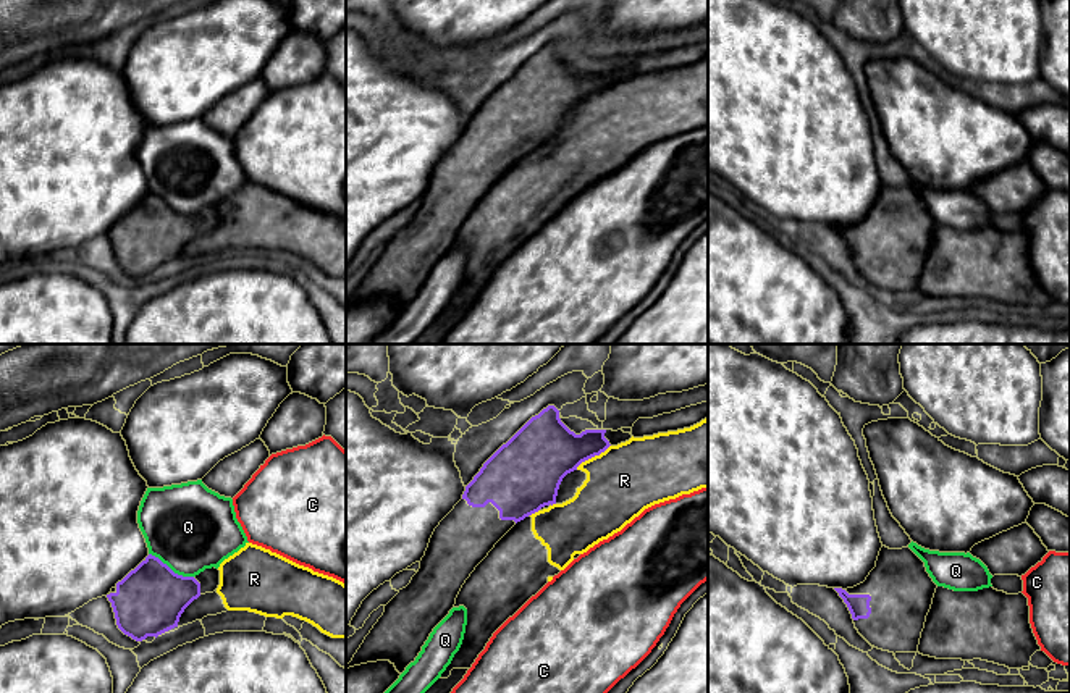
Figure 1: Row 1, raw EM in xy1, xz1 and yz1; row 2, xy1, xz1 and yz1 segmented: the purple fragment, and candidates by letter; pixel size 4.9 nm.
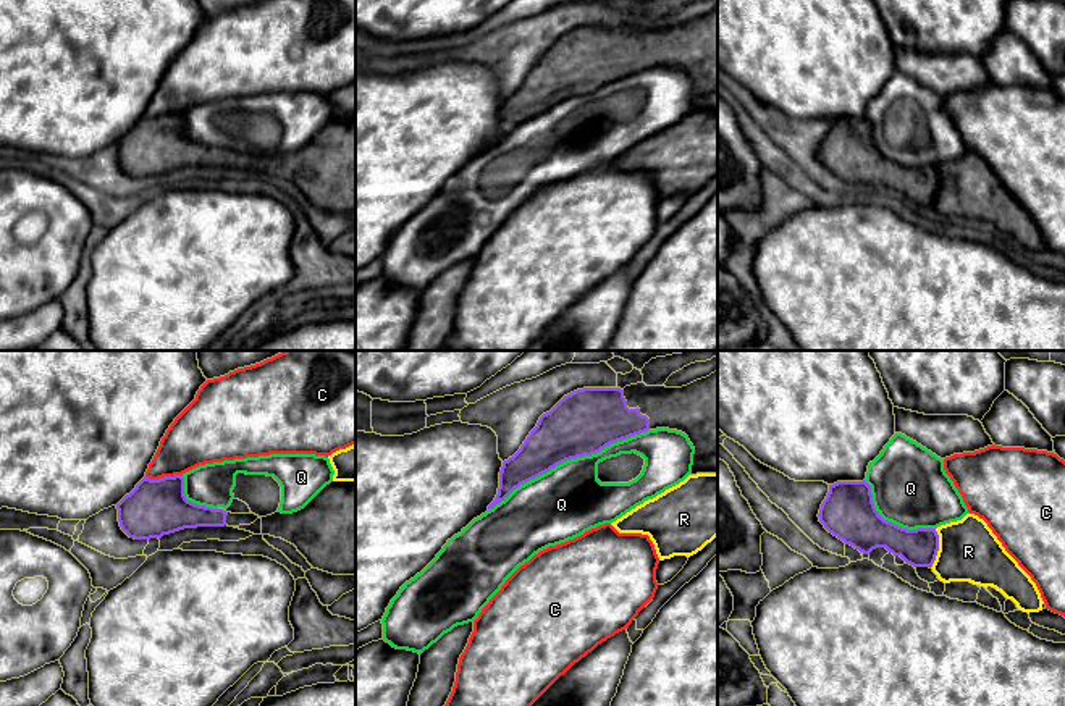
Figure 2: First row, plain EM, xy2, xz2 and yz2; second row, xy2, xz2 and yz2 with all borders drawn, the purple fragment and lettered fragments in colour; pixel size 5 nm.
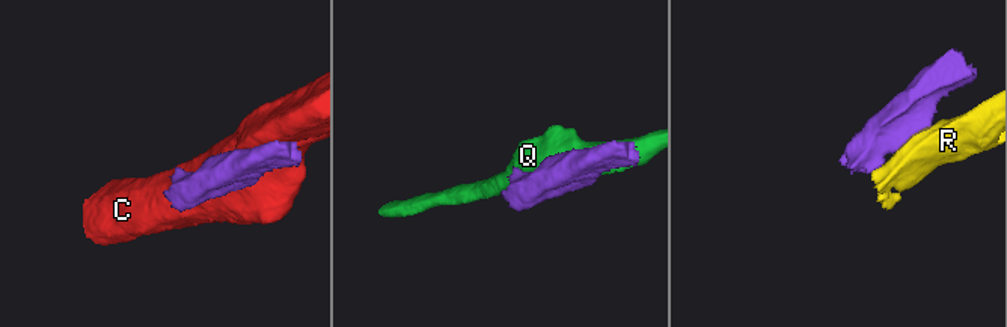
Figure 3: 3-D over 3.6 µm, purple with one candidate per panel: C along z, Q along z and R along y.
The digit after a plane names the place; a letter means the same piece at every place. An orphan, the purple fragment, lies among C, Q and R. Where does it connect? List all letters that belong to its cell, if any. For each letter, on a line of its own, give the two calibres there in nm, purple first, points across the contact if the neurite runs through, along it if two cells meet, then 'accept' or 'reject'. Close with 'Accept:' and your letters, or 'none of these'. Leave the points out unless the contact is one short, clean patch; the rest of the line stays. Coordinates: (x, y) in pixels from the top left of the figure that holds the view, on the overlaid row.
C: 280 nm thick on the purple side, 280 nm on the other; reject
Q: 320 nm thick on the purple side, 360 nm on the other; reject
R: 190 nm thick on the purple side, 300 nm on the other; reject
Accept: none of these

